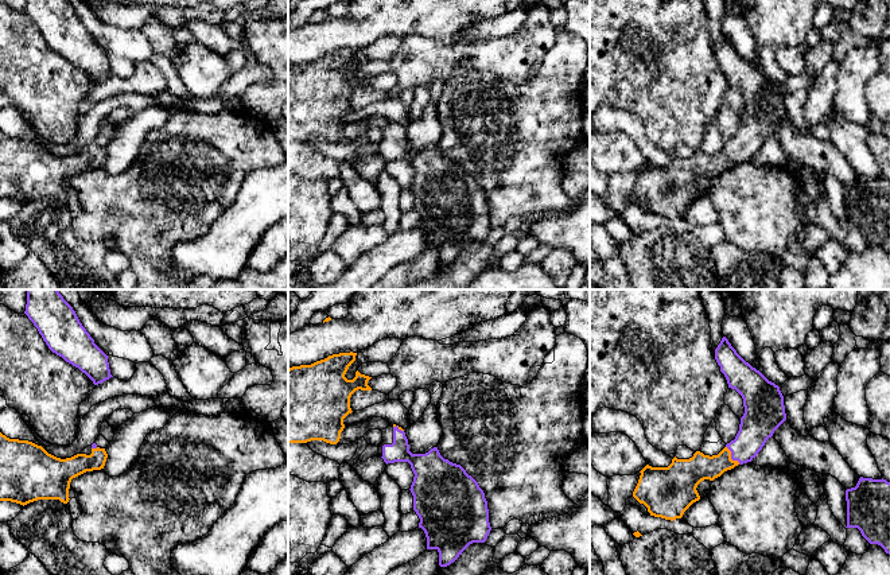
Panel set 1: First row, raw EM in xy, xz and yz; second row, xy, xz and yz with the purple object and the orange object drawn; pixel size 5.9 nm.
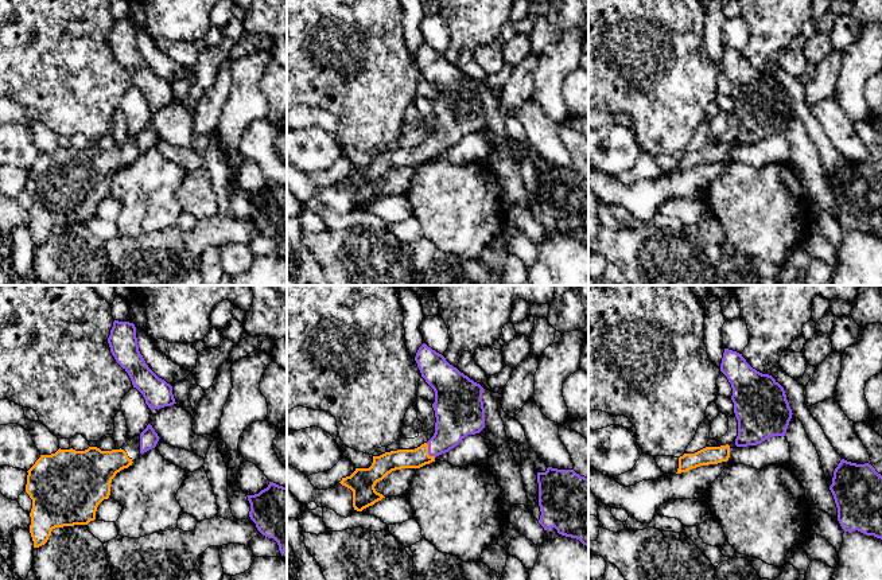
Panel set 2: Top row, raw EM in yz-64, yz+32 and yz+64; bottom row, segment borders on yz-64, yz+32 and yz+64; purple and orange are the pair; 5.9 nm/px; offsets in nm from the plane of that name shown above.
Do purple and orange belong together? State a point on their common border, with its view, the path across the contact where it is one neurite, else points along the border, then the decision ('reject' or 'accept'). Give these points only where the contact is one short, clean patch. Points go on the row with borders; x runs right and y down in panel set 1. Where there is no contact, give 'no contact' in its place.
contact yz (731, 457); way yz (757, 424), (753, 435), (731, 457), (692, 471); accept

